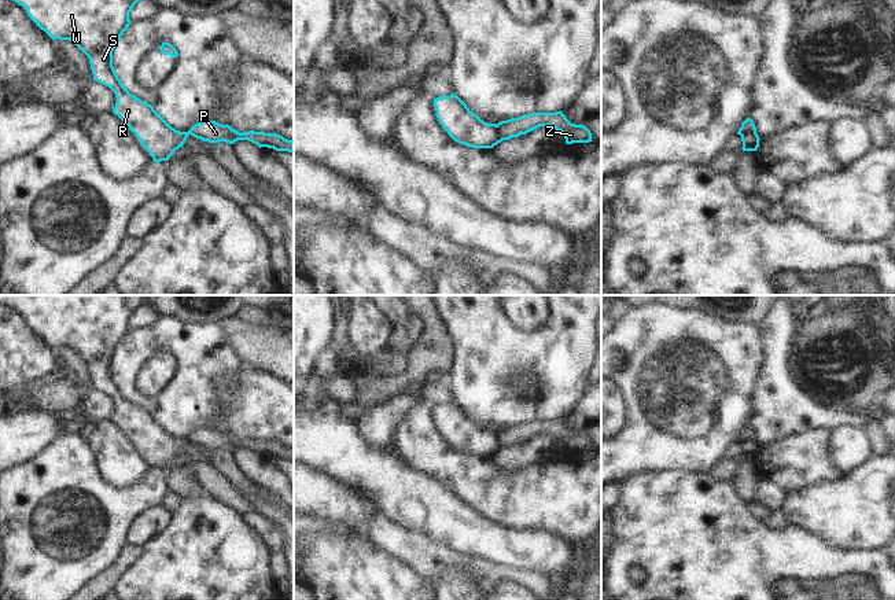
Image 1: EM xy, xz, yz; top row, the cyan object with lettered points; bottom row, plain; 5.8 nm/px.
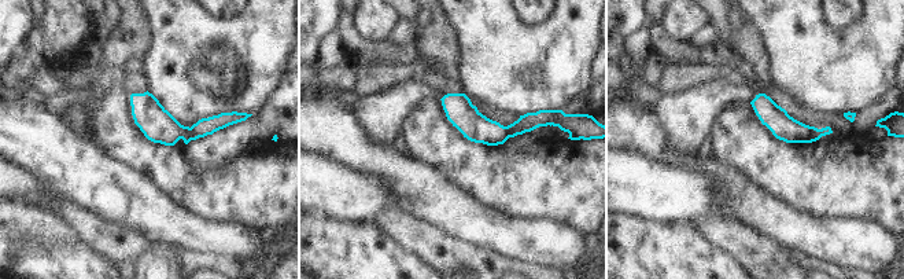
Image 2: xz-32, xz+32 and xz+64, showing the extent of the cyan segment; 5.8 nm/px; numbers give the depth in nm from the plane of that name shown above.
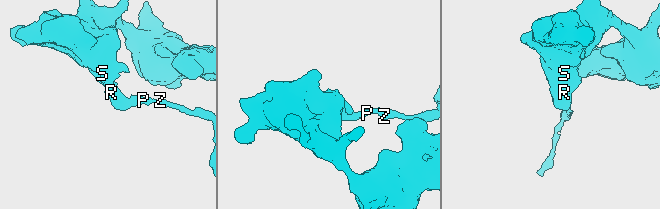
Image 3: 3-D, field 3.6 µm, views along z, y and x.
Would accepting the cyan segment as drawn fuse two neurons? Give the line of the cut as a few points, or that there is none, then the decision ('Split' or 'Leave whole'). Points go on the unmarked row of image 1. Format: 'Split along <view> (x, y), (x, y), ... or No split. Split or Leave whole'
Split along xz (496, 433), (501, 448). Split.

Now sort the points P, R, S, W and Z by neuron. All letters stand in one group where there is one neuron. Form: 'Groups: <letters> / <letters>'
Groups: P Z / R S W.

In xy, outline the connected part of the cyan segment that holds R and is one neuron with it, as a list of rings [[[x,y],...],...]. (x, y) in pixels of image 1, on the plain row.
[[[0,295],[0,305],[22,313],[30,327],[52,347],[74,350],[89,367],[93,387],[108,394],[117,405],[113,420],[135,441],[154,470],[167,468],[183,454],[188,439],[172,435],[147,409],[133,404],[118,386],[113,358],[129,335],[129,320],[147,303],[147,295]]]

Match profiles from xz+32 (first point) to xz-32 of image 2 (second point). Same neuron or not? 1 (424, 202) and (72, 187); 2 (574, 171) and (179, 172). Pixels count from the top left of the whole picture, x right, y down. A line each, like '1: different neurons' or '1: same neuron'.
1: same neuron
2: same neuron

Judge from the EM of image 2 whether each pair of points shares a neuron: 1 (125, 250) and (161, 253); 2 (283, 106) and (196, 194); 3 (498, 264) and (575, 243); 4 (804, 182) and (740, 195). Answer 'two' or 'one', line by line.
1: two
2: two
3: two
4: two

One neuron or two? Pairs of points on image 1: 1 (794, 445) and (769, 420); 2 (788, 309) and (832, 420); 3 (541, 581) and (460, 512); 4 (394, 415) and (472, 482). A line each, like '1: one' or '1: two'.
1: two
2: one
3: two
4: two

